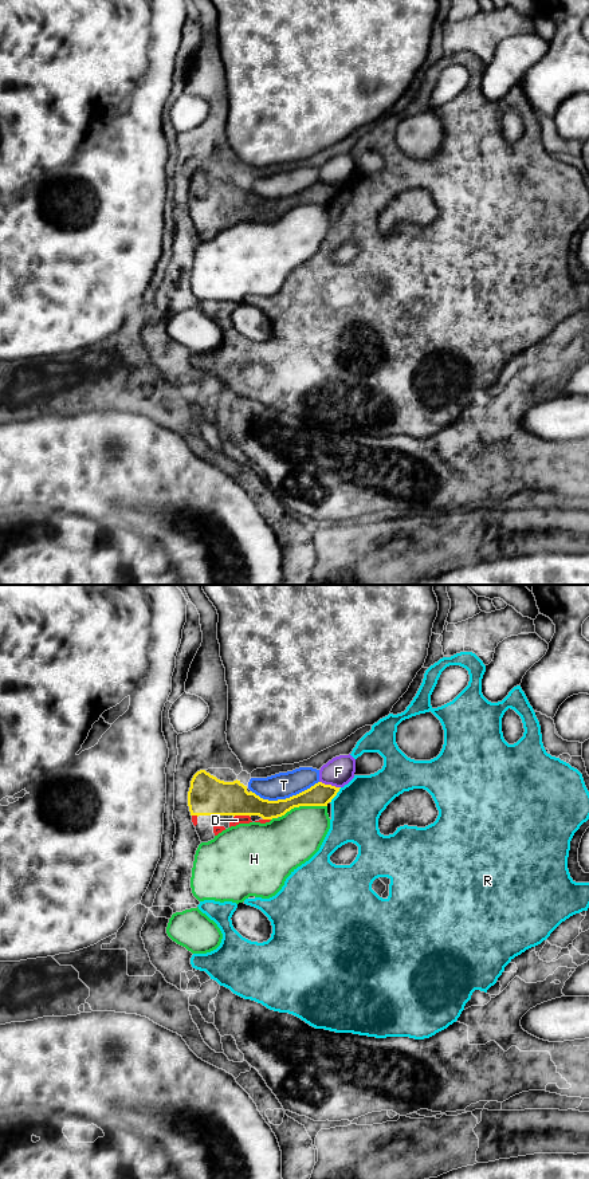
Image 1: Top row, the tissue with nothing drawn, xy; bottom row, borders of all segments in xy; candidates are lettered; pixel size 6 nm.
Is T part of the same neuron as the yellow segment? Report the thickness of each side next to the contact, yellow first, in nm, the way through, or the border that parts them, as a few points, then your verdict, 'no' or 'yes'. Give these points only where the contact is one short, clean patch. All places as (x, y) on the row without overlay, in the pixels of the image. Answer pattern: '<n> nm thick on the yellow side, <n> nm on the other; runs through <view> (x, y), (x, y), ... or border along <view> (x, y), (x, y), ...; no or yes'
140 nm thick on the yellow side, 160 nm on the other; no

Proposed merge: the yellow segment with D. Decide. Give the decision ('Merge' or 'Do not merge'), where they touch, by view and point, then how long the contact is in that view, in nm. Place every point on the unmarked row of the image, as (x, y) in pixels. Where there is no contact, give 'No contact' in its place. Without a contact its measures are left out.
Merge. Touches yellow at xy (242, 213). Shared border 100 nm

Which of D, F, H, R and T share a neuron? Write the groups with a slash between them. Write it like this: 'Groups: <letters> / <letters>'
Groups: D / F / H T / R

